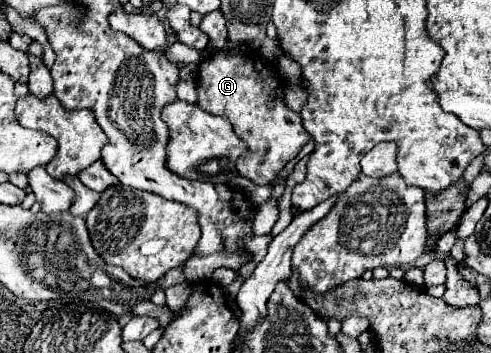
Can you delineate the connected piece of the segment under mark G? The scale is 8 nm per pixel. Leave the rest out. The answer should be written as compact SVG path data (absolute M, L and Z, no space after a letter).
M224 54L206 58L198 66L198 78L198 106L210 114L228 118L234 134L248 146L244 158L236 162L238 174L254 180L256 184L270 184L310 140L300 114L286 108L282 86L270 84L268 66L262 64L262 58Z

